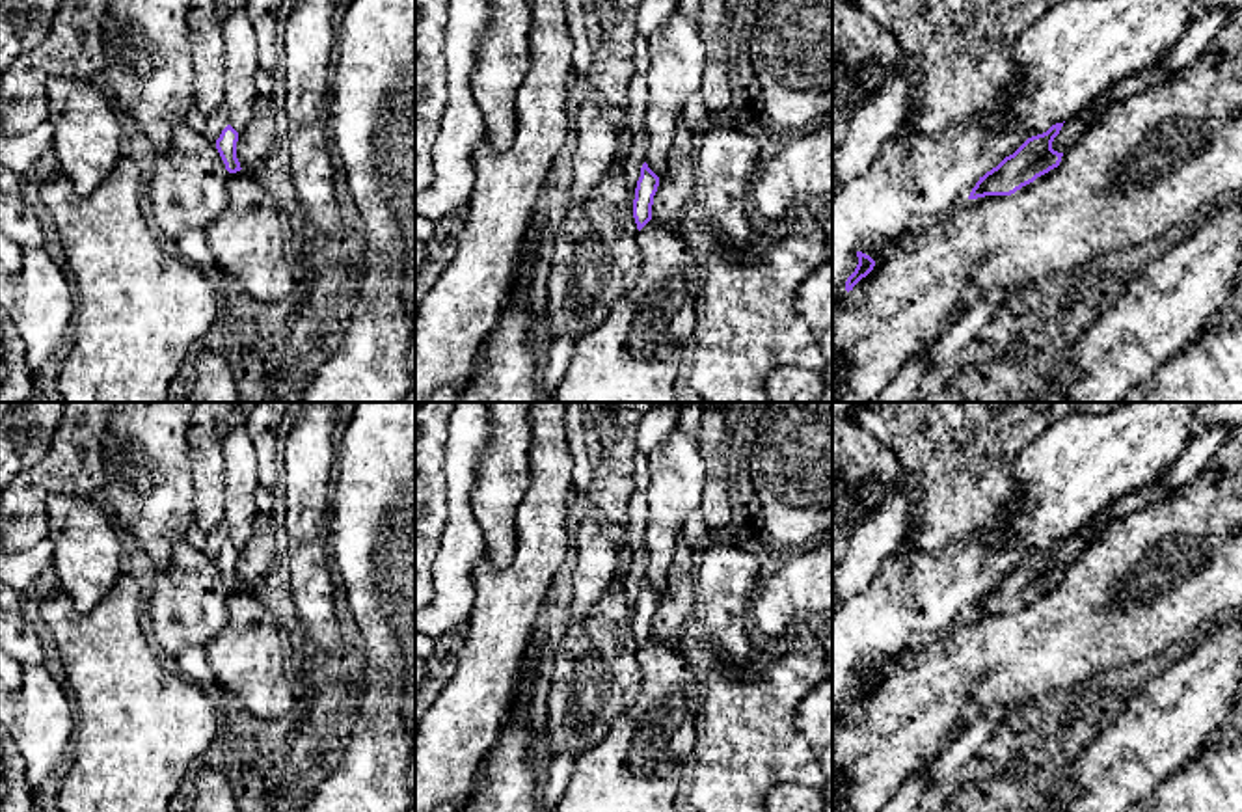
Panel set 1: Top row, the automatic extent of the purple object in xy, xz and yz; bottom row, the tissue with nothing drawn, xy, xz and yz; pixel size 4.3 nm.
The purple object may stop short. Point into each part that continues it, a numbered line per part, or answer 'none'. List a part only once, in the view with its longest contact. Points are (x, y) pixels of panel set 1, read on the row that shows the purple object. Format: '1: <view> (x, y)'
none

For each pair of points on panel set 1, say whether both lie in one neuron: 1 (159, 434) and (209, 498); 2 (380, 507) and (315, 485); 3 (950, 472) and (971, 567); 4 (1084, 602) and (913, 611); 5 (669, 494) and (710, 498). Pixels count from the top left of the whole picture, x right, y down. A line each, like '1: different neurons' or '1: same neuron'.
1: different neurons
2: different neurons
3: different neurons
4: different neurons
5: different neurons

